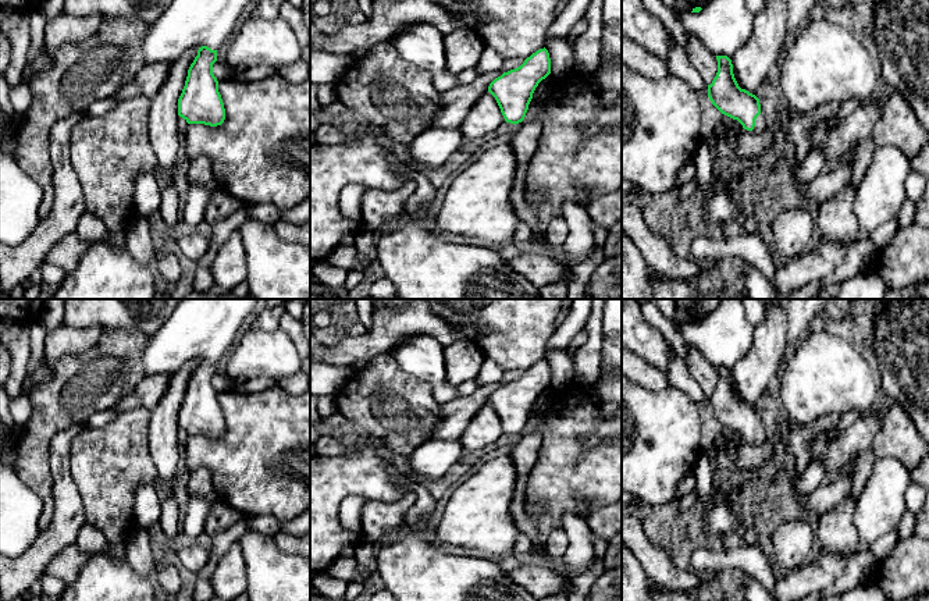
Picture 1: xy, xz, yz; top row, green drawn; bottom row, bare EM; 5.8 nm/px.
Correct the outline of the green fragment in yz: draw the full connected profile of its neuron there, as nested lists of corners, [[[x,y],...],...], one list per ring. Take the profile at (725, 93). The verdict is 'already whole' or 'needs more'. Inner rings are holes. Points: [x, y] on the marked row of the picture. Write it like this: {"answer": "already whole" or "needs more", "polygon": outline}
{"answer": "needs more", "polygon": [[[716,56],[716,60],[716,77],[708,85],[709,100],[722,114],[737,120],[744,129],[761,134],[766,128],[766,121],[761,114],[759,99],[738,86],[727,56]]]}

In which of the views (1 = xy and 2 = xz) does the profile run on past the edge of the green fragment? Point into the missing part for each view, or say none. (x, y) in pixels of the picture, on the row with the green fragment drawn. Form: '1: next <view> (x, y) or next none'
1: next none
2: next none

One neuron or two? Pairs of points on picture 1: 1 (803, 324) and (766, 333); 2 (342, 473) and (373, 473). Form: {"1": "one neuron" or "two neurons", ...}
{"1": "two neurons", "2": "one neuron"}

